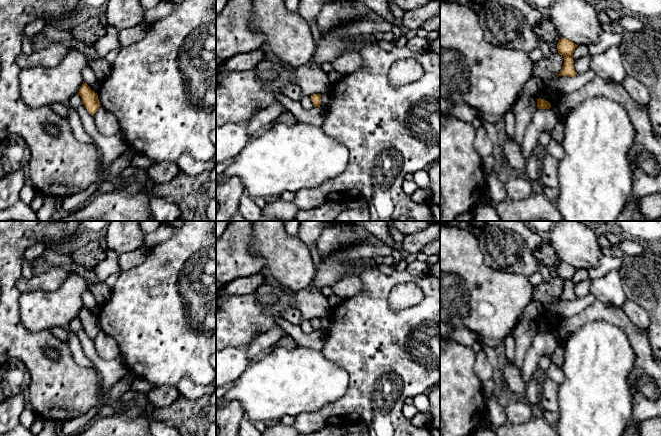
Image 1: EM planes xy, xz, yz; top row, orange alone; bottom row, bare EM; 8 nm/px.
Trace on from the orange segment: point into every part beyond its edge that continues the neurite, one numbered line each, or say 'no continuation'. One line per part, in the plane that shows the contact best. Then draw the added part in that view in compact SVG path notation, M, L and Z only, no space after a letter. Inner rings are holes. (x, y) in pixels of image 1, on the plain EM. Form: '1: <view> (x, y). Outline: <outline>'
no continuation

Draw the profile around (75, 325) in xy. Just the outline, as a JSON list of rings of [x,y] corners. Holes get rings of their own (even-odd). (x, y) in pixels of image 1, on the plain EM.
[[[78,317],[74,318],[69,323],[68,328],[70,328],[72,331],[74,331],[76,333],[79,332],[83,328],[81,320]]]

